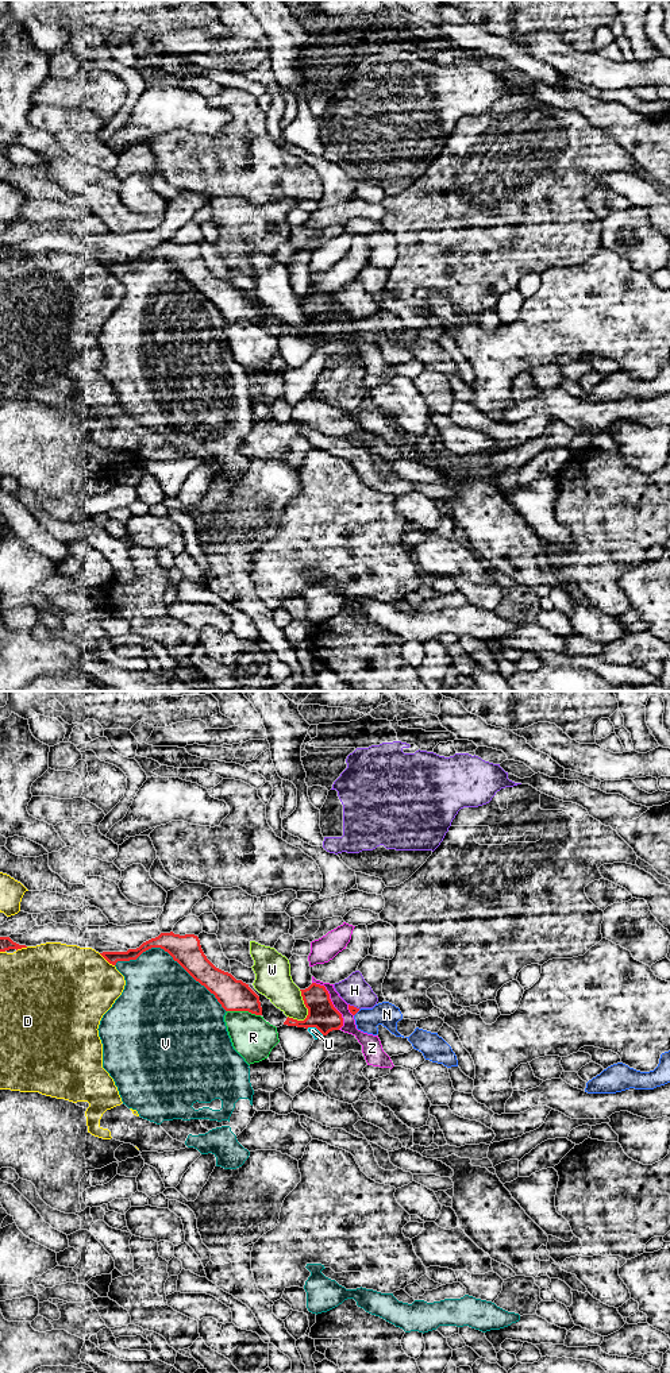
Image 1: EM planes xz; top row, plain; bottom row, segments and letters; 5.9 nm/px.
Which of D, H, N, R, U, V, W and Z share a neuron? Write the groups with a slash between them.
D / H / N / R / U W / V / Z

